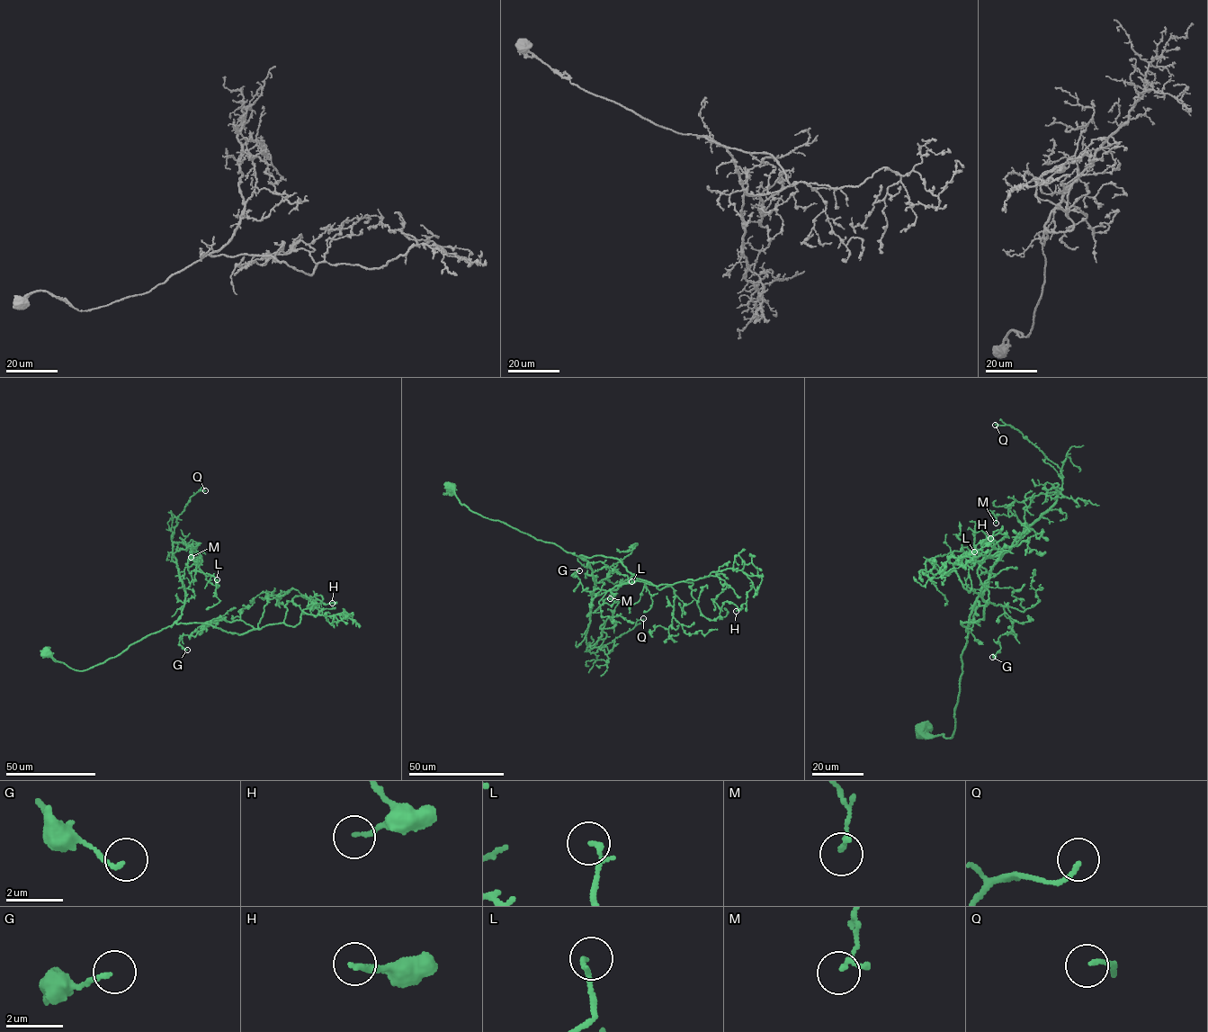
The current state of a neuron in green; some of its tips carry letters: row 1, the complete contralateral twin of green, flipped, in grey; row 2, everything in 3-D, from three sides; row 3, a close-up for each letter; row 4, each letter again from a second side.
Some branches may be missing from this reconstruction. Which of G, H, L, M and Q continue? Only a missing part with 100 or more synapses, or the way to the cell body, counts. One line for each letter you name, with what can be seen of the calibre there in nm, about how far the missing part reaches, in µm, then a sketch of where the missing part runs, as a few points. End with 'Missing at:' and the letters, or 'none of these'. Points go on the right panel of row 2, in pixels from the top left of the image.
Missing at: none of these

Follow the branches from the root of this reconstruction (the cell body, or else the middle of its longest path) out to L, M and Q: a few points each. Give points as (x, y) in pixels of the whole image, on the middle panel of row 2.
L: (451, 487), (473, 512), (586, 560), (595, 583), (593, 594), (616, 590), (627, 578), (631, 581)
M: (451, 487), (473, 512), (587, 561), (595, 586), (587, 616), (610, 598)
Q: (451, 487), (473, 512), (587, 561), (595, 586), (586, 636), (588, 650), (597, 651), (643, 618)

